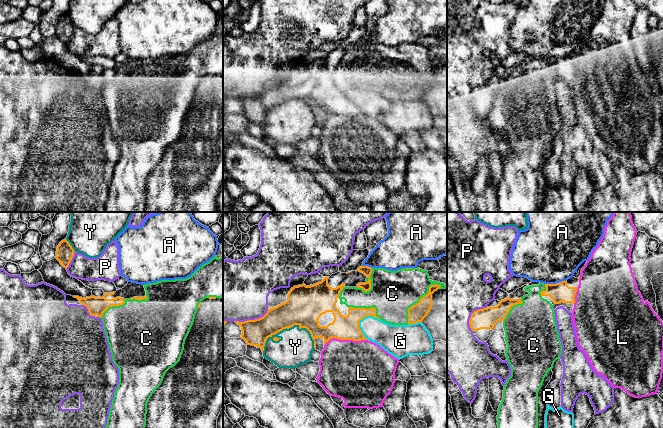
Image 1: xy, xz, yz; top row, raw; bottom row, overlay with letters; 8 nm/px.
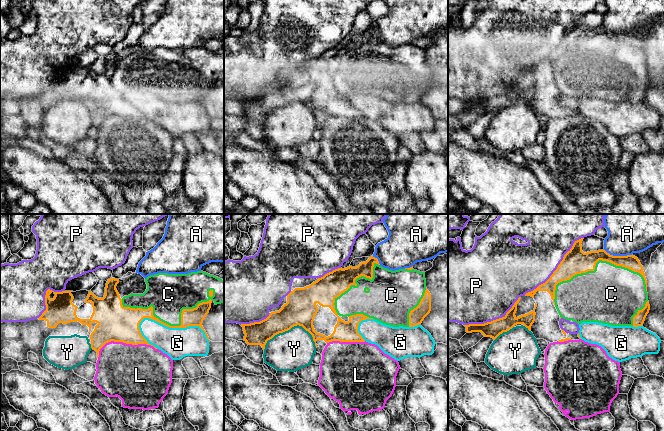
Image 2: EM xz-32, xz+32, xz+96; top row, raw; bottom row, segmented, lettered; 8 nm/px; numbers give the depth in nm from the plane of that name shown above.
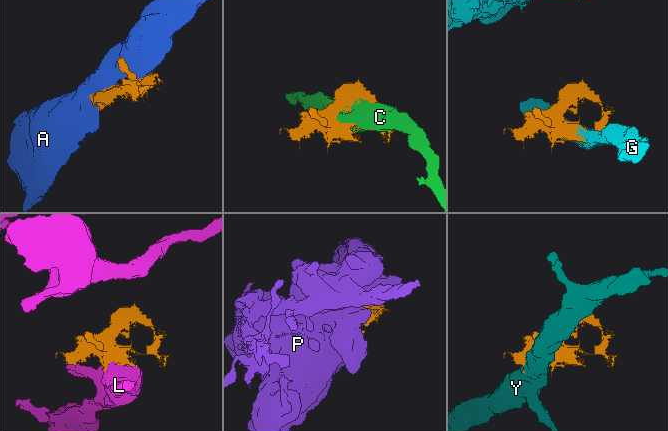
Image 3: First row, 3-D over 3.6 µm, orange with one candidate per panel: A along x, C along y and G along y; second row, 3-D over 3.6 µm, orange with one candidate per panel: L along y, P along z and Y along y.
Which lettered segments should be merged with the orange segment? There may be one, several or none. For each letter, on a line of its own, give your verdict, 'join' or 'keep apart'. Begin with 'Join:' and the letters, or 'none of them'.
Join: G
A: keep apart
C: keep apart
G: join
L: keep apart
P: keep apart
Y: keep apart

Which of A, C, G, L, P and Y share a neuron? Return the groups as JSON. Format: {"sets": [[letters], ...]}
{"sets": [["A"], ["C"], ["G"], ["L"], ["P"], ["Y"]]}

